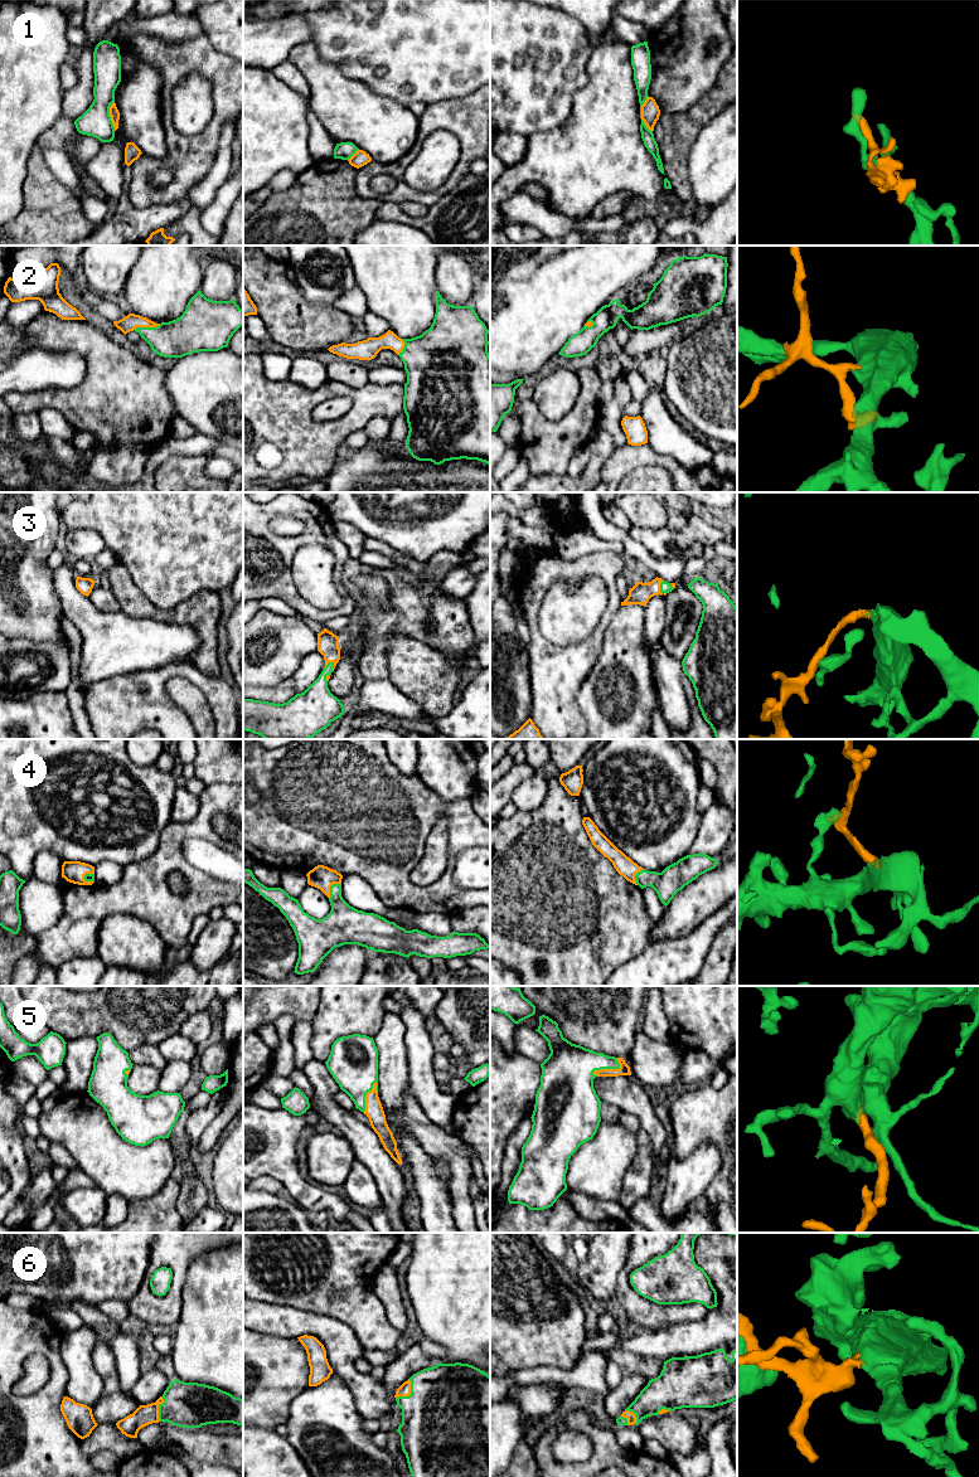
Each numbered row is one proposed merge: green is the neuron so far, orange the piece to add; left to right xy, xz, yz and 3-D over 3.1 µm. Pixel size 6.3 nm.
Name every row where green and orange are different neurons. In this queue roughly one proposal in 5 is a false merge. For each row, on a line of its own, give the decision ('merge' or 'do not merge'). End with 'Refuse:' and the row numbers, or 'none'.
1: do not merge
2: merge
3: merge
4: merge
5: merge
6: merge
Refuse: 1

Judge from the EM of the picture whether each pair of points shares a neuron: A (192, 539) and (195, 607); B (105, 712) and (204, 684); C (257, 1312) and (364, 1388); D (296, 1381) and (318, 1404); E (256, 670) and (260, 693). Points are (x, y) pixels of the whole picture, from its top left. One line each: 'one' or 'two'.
A: two
B: one
C: one
D: two
E: two

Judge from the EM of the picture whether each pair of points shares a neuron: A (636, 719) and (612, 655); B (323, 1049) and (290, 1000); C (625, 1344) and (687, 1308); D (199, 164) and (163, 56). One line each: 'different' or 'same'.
A: same
B: different
C: different
D: same

